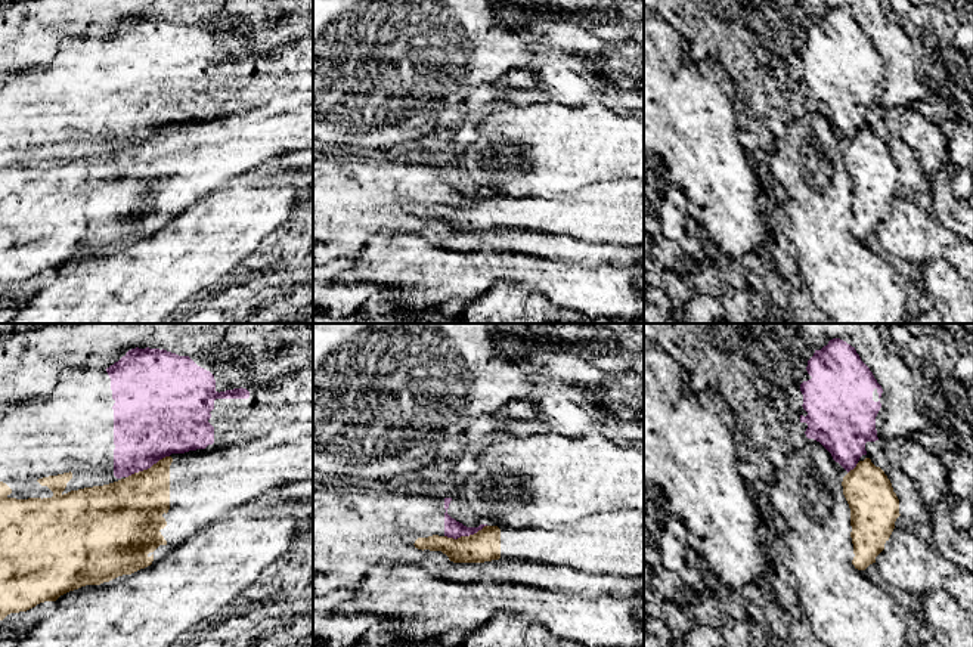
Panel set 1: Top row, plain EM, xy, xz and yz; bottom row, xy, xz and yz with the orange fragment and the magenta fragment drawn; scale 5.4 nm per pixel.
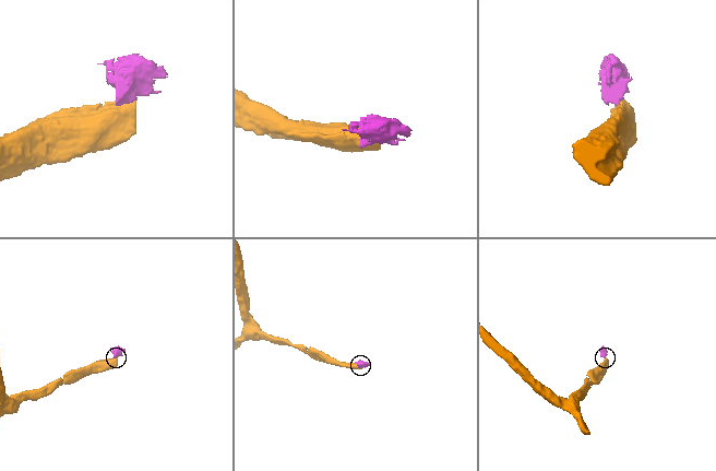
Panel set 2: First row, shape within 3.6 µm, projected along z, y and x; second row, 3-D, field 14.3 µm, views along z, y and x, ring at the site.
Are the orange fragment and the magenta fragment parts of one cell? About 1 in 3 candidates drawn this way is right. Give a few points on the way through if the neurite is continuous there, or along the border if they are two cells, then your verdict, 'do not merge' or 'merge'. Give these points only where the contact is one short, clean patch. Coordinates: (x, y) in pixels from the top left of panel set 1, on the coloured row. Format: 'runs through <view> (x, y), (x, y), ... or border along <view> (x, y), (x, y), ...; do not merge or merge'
border along xy (169, 455), (126, 477); do not merge

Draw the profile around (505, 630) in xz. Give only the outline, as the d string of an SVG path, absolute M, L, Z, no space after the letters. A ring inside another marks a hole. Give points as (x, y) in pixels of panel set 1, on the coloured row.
M499 612L486 625L471 631L461 647L588 647L554 635L536 622Z

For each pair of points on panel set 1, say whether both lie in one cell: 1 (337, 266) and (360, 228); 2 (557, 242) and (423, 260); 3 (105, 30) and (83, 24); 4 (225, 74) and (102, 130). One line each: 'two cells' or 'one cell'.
1: two cells
2: two cells
3: one cell
4: one cell

